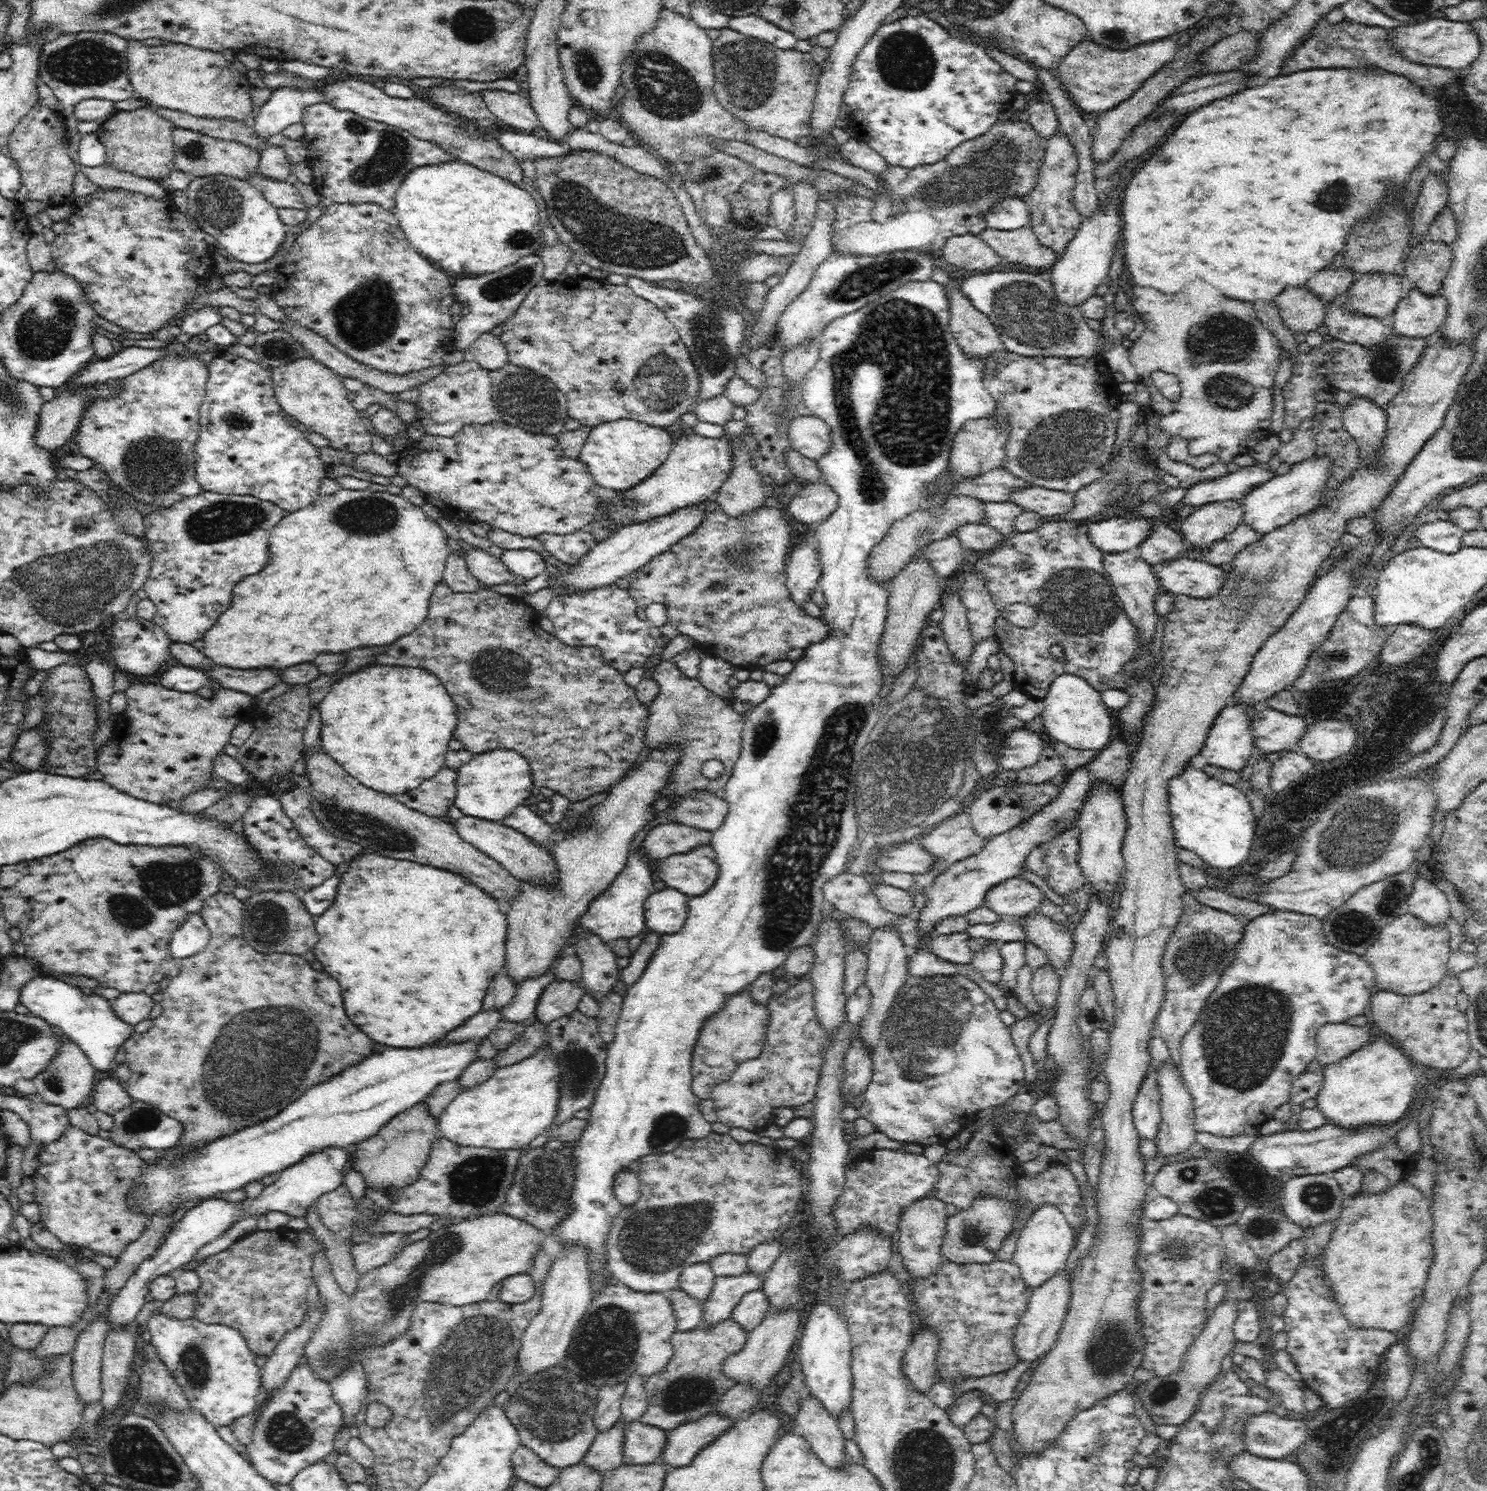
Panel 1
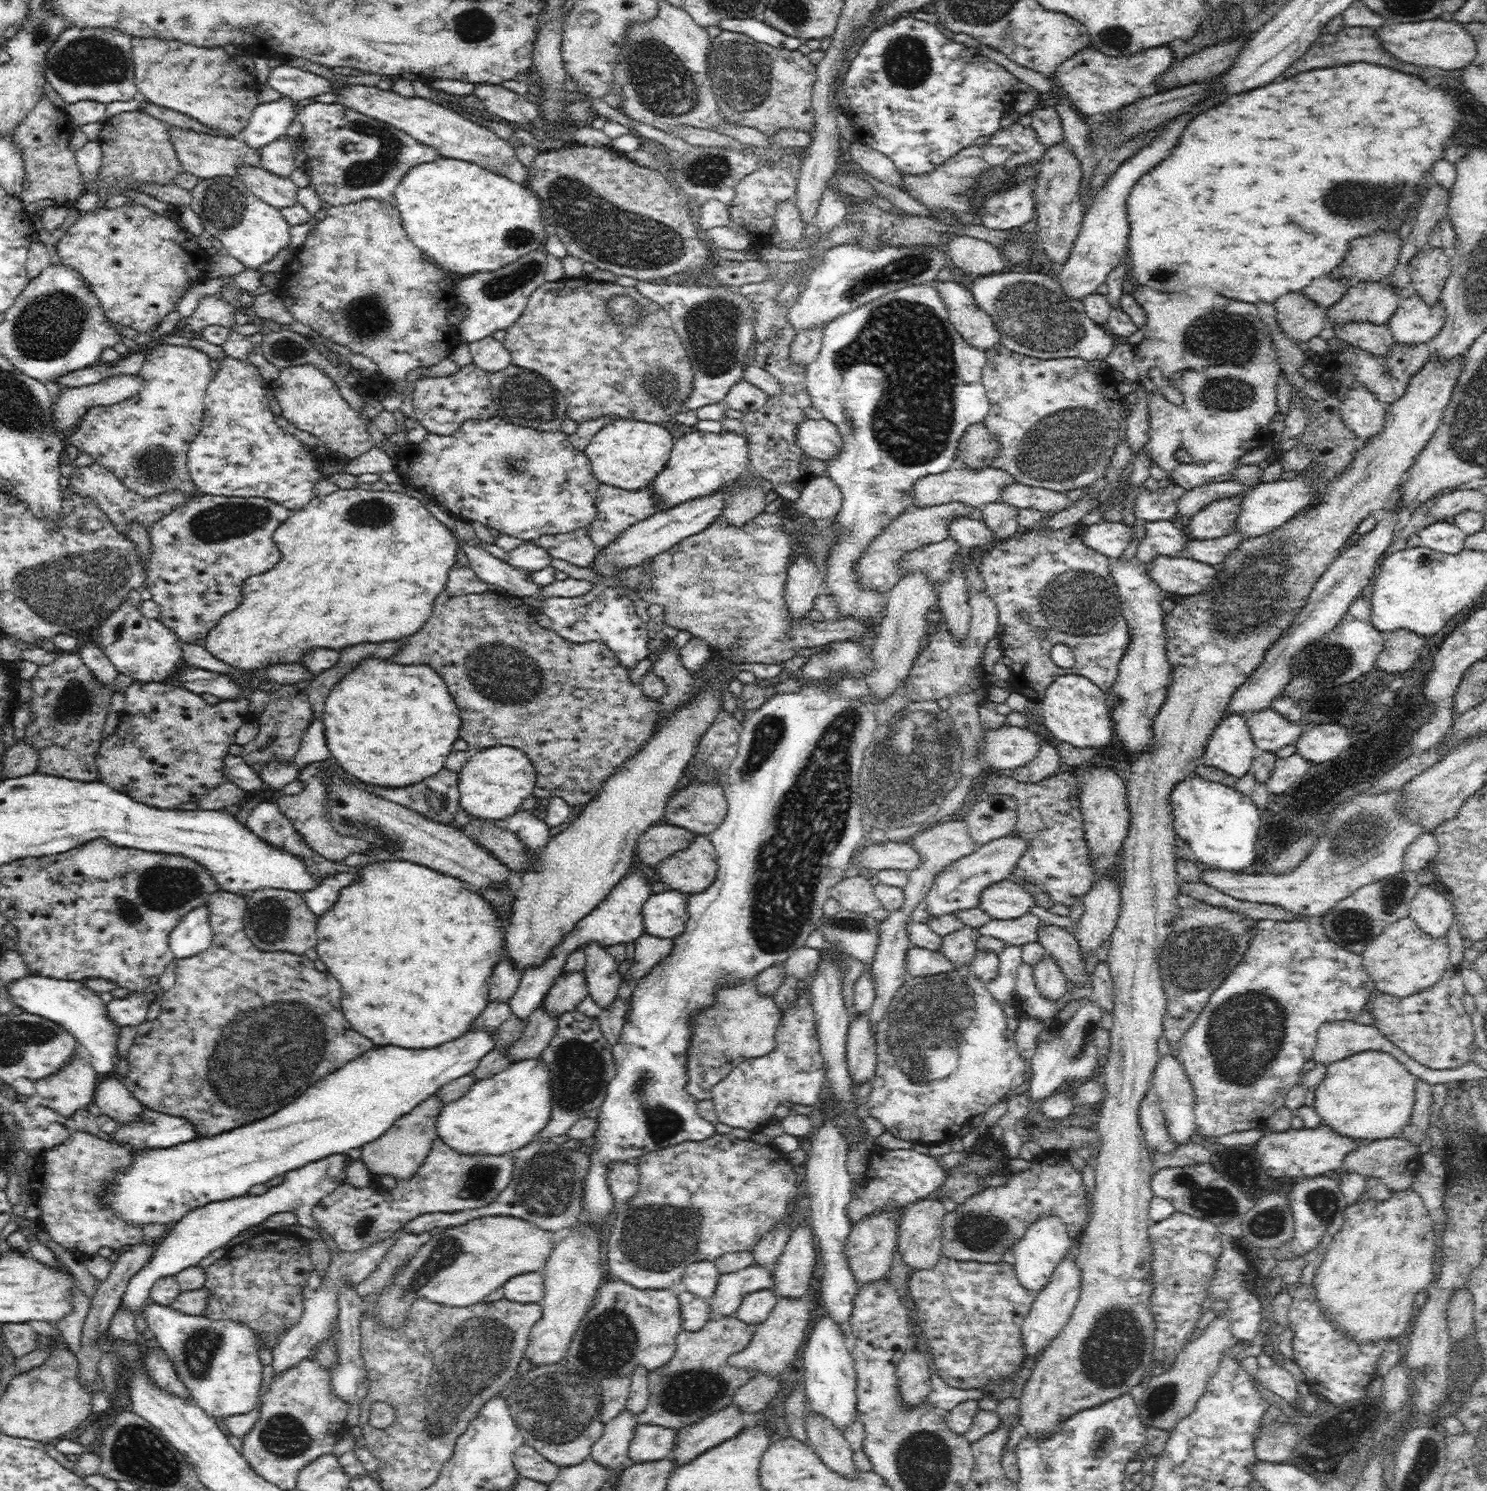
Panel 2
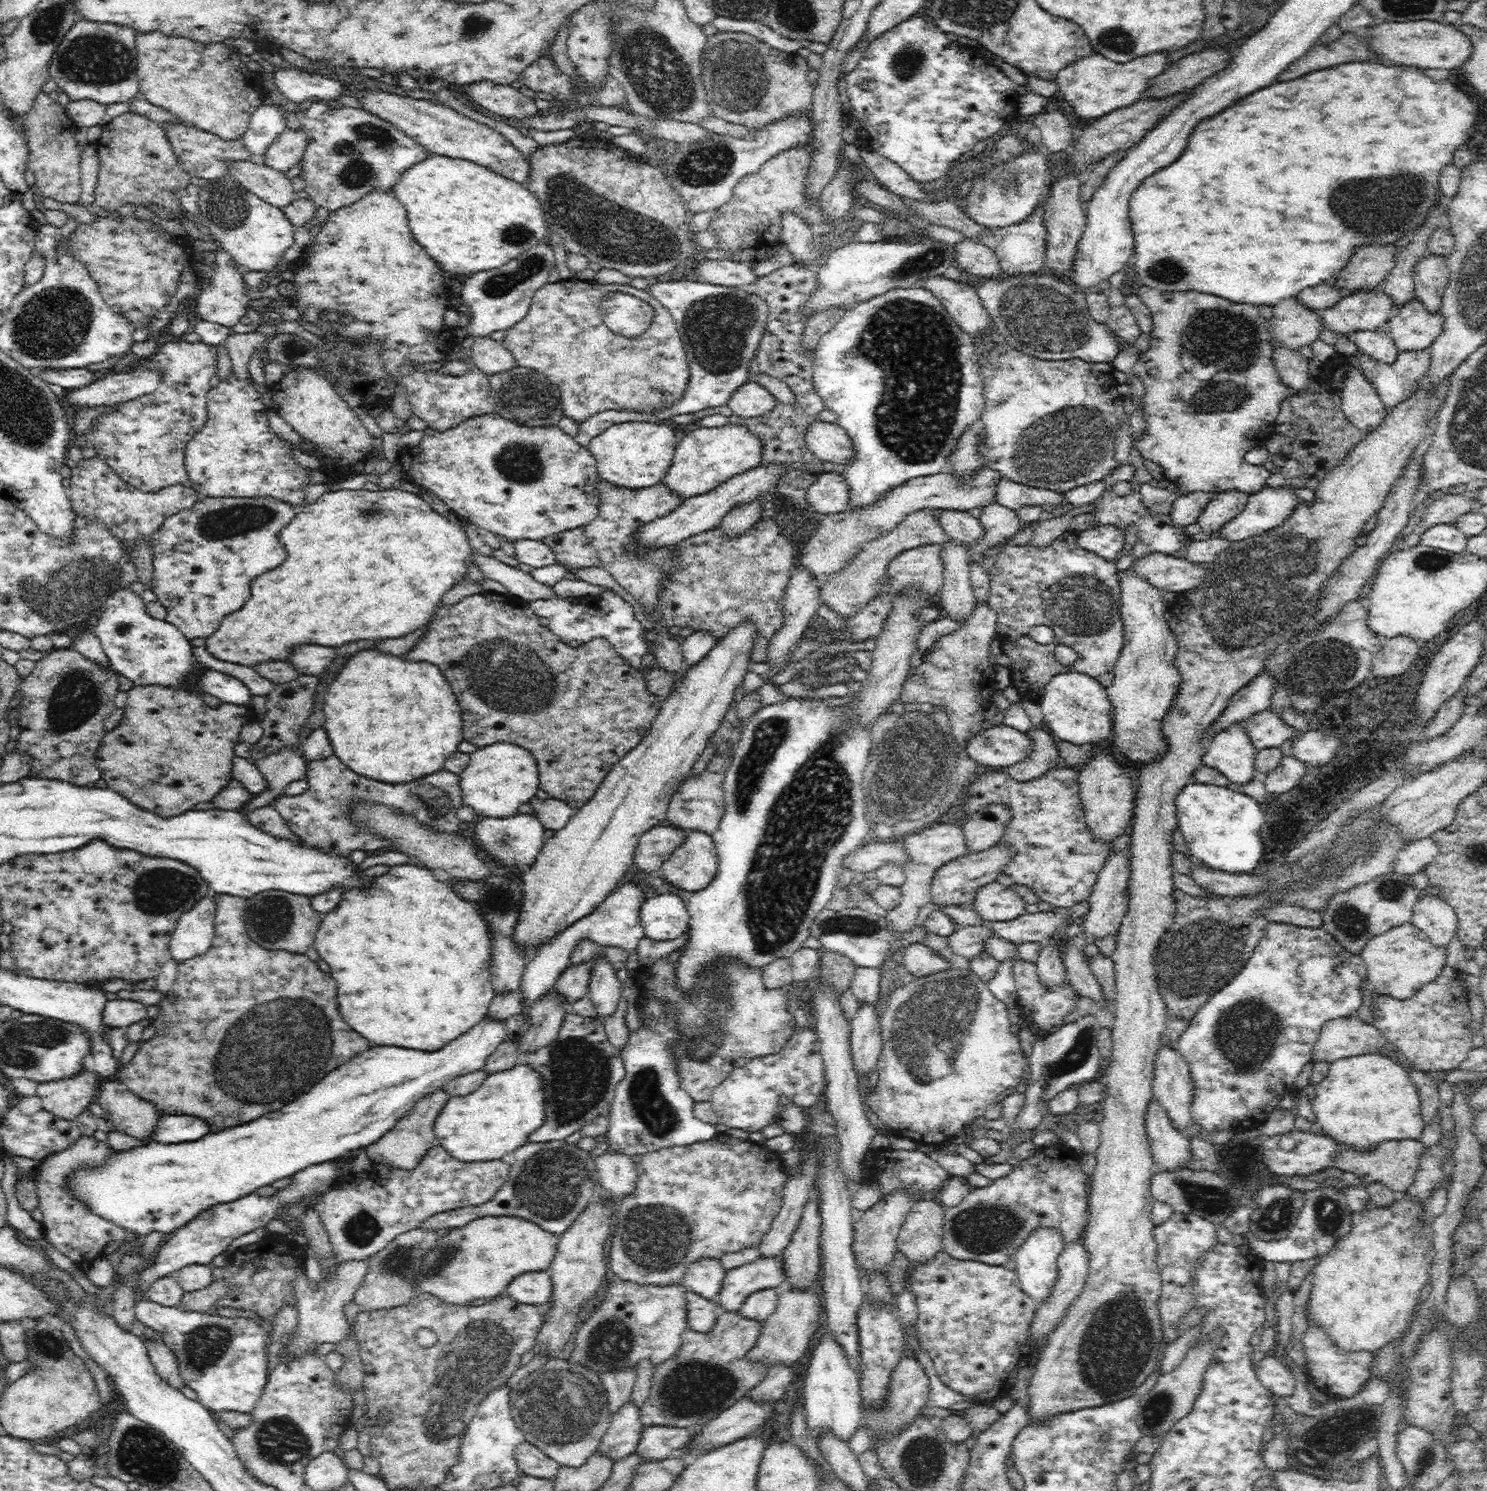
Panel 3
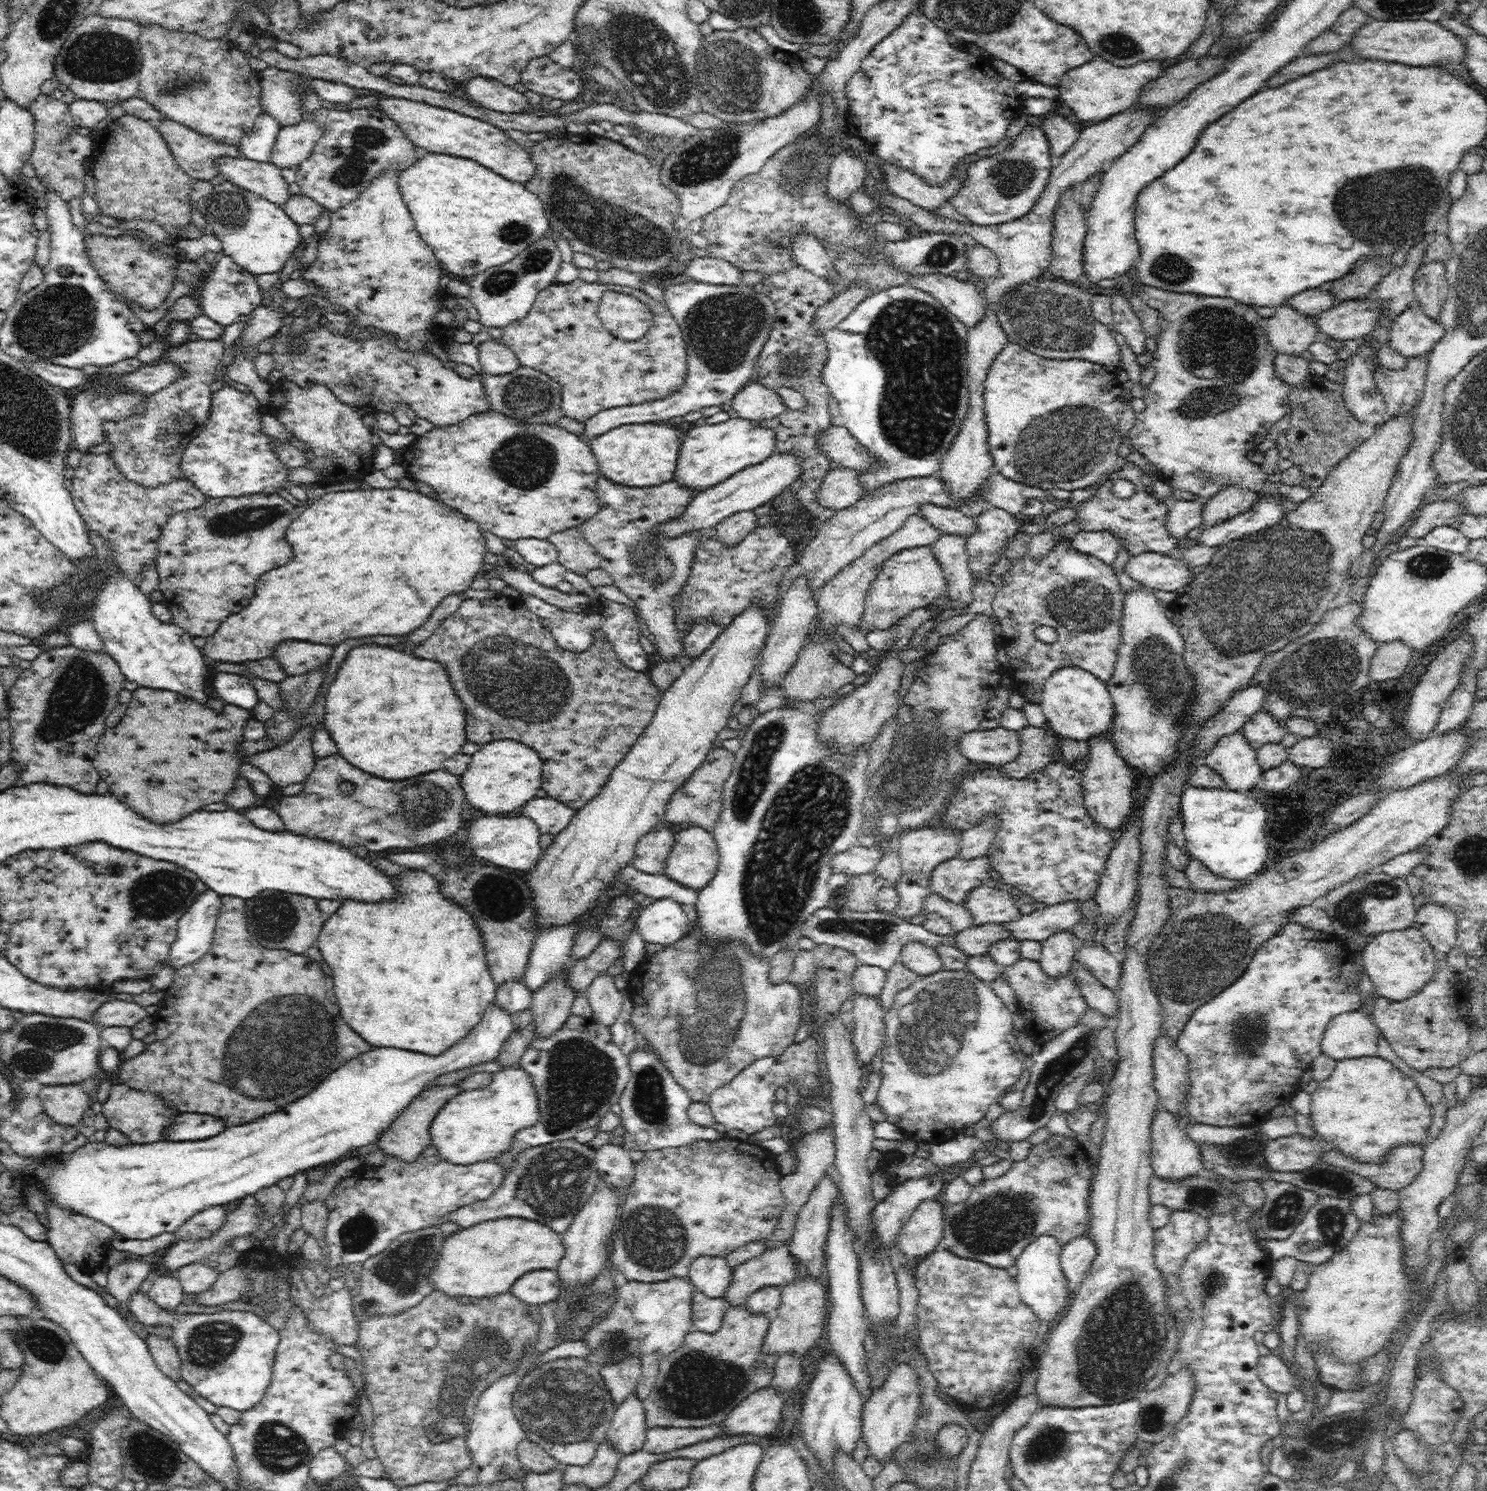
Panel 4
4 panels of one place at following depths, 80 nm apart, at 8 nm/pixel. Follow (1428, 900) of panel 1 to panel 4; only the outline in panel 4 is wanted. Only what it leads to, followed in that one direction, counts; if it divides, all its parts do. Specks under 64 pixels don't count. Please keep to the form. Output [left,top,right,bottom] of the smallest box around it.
[1413,902,1458,955]

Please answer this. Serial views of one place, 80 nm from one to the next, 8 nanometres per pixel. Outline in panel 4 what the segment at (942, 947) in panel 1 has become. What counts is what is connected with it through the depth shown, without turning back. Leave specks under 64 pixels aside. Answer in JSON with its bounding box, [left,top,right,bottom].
[954,923,1010,957]

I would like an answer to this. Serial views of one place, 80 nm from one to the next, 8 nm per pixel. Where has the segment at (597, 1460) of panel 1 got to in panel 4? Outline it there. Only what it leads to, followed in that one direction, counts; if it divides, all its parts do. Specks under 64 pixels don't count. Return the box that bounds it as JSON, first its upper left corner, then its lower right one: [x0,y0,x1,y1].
[606,1394,646,1455]

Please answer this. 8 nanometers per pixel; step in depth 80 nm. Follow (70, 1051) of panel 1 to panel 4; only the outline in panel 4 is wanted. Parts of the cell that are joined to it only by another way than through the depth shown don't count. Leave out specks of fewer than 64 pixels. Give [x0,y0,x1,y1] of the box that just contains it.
[39,1082,94,1126]

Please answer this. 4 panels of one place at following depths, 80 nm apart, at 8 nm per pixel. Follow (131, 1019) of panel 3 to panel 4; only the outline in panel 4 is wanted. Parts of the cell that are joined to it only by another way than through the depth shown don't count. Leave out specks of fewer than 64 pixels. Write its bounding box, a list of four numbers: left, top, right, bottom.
[93,1000,146,1028]

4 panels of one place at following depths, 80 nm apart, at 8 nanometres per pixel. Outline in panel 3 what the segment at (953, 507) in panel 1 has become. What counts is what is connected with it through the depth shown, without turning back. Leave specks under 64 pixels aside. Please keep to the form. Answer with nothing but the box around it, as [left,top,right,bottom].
[820,509,946,619]

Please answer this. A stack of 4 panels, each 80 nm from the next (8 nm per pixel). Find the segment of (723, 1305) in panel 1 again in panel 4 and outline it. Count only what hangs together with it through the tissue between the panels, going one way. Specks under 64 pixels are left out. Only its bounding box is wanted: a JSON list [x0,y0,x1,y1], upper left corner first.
[726,1243,798,1305]

